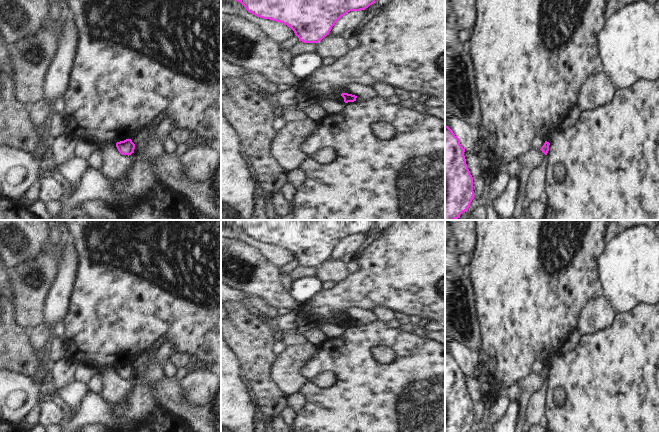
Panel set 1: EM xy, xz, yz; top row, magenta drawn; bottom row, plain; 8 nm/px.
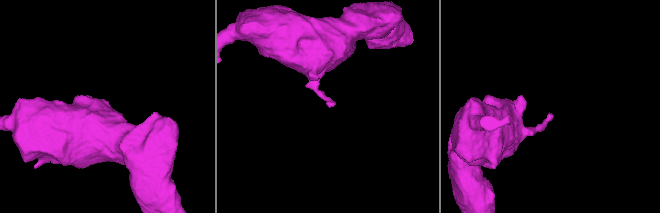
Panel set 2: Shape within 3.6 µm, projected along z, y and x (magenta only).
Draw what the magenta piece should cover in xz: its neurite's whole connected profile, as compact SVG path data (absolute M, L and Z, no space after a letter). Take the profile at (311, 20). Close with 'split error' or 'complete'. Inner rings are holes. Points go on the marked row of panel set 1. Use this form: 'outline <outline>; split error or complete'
outline M235 0L253 15L283 23L290 27L299 41L318 43L326 37L335 23L350 11L365 10L375 0Z; complete

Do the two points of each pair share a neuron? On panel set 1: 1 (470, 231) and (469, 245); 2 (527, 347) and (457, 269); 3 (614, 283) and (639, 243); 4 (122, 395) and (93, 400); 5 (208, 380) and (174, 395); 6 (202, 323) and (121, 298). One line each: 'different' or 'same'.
1: same
2: different
3: same
4: different
5: different
6: same

